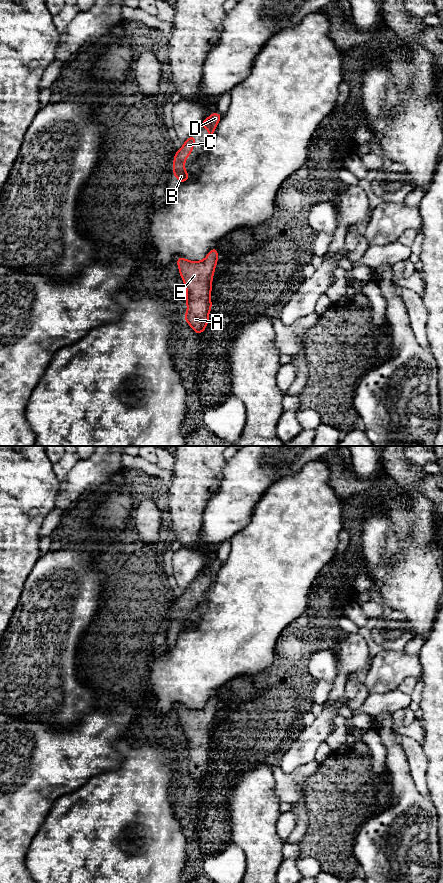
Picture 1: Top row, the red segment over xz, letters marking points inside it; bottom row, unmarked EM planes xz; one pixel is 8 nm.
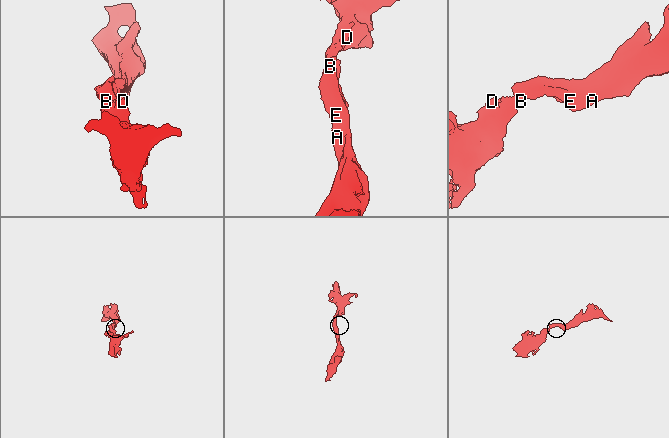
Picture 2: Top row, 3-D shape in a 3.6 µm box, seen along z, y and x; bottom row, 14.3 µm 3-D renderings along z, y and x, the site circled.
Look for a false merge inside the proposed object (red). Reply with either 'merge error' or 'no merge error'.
no merge error

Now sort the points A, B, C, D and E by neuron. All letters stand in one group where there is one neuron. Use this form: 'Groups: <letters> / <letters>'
Groups: A B C D E

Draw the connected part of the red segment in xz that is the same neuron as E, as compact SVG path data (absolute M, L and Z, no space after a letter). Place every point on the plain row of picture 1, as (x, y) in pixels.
M216 695L212 696L200 709L190 709L179 704L176 710L187 740L184 769L195 781L202 782L209 771L209 761L212 757L210 744L218 711L218 698Z

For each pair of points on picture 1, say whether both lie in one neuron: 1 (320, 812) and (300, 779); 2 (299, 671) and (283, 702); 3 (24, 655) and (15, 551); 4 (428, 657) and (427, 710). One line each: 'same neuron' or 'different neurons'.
1: different neurons
2: same neuron
3: different neurons
4: same neuron

